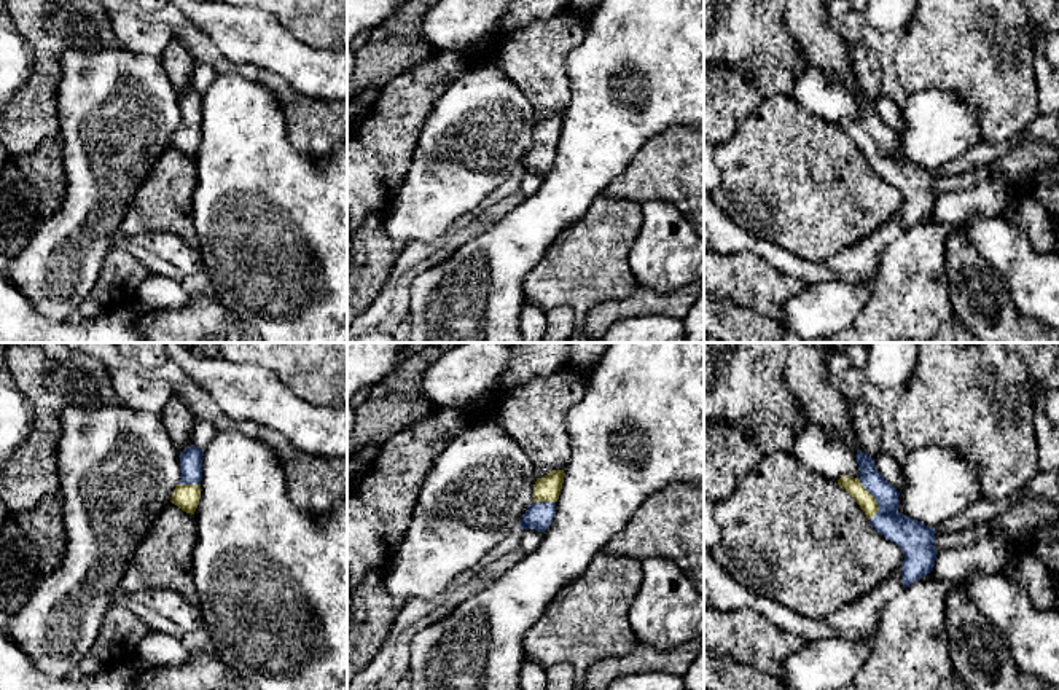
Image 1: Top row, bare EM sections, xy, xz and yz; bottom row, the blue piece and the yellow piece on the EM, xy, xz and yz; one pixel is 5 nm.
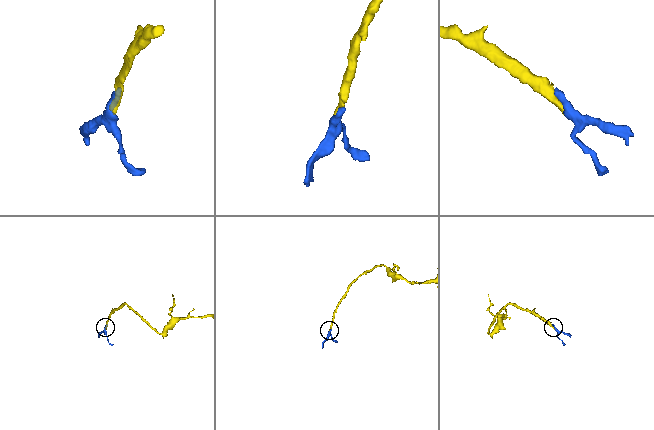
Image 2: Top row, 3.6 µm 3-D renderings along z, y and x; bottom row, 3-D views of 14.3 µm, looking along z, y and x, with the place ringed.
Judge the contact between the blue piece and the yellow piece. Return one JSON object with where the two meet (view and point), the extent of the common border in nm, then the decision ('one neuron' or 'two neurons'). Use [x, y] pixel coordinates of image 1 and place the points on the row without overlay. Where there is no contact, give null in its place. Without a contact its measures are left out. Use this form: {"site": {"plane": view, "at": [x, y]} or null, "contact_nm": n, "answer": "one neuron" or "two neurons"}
{"site": {"plane": "yz", "at": [875, 141]}, "contact_nm": 220, "answer": "one neuron"}

